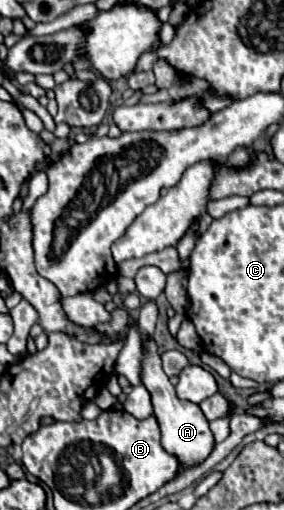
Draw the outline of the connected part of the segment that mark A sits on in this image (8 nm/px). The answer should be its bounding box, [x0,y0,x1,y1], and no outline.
[141,338,215,466]

